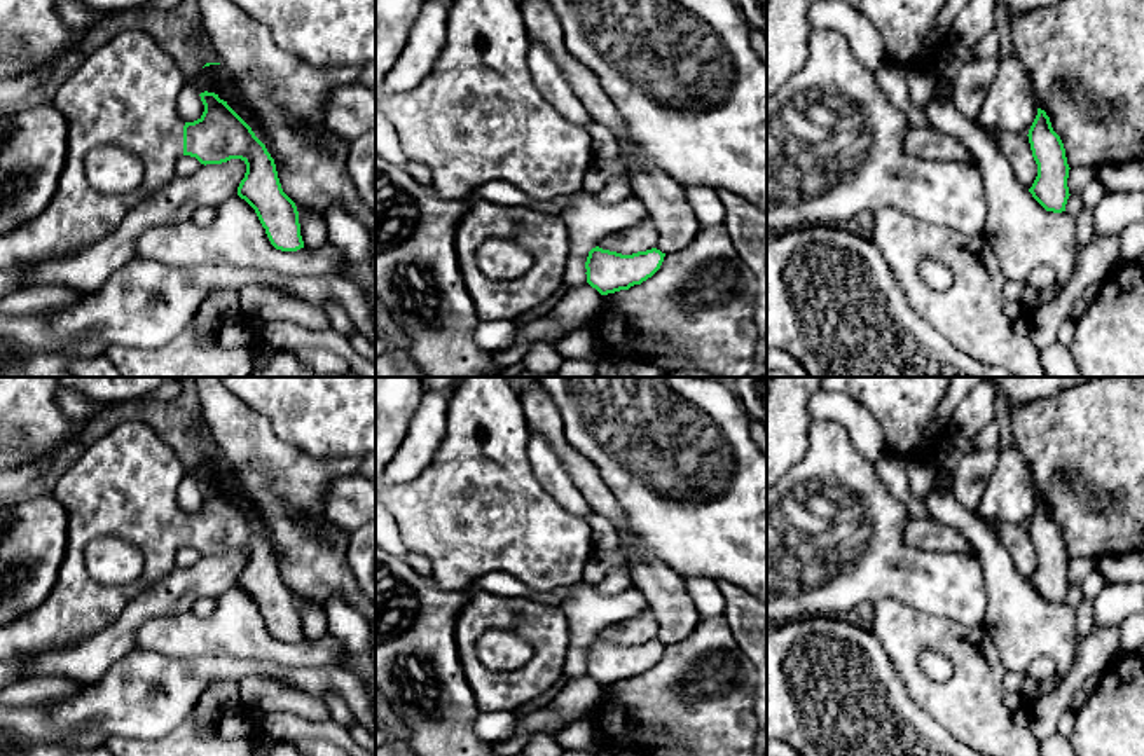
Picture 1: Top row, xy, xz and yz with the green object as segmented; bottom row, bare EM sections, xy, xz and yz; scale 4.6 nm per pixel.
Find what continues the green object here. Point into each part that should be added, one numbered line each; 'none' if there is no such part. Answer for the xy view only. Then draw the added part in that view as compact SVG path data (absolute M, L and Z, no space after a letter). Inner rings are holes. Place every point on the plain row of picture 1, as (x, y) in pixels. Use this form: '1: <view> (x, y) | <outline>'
1: xy (126, 484) | M124 421L94 442L56 482L52 496L66 512L66 553L49 597L33 611L0 625L0 660L75 646L107 629L138 595L159 583L183 546L183 517L176 496L187 477L171 447L147 423ZM103 536L133 543L143 557L141 574L124 587L107 587L86 569L86 546Z

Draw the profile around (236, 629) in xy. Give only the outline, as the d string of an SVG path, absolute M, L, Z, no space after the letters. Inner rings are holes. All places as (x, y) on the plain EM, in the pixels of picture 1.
M238 585L217 599L208 618L180 613L147 620L136 632L136 648L176 658L267 660L286 669L337 665L344 653L330 634L318 641L276 641L255 601Z

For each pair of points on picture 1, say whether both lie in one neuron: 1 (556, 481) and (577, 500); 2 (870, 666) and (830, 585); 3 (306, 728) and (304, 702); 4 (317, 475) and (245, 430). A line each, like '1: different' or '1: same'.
1: same
2: different
3: different
4: same

